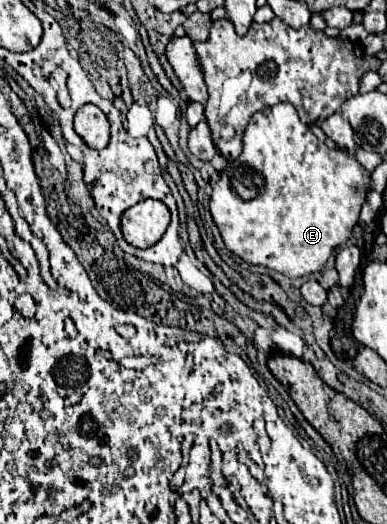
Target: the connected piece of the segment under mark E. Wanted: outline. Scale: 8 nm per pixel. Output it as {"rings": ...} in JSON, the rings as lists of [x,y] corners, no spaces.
{"rings":[[[287,102],[283,104],[277,104],[277,106],[271,106],[271,108],[265,108],[261,112],[257,112],[247,130],[245,130],[245,136],[243,136],[243,152],[239,154],[237,160],[229,162],[229,166],[221,172],[221,178],[217,180],[217,184],[213,186],[213,194],[211,194],[211,202],[209,202],[209,208],[211,208],[211,216],[223,236],[223,242],[225,246],[235,254],[239,256],[241,260],[245,260],[247,264],[261,264],[261,266],[267,266],[271,270],[277,270],[289,278],[299,278],[299,276],[307,276],[307,274],[313,274],[313,272],[319,272],[327,258],[331,256],[331,252],[345,244],[349,238],[353,237],[353,226],[357,224],[359,220],[359,210],[361,210],[361,204],[365,200],[369,192],[369,172],[355,160],[355,158],[349,158],[347,154],[339,152],[339,150],[331,150],[325,142],[317,140],[317,136],[313,136],[313,132],[309,130],[307,124],[303,124],[295,112],[295,108]]]}

